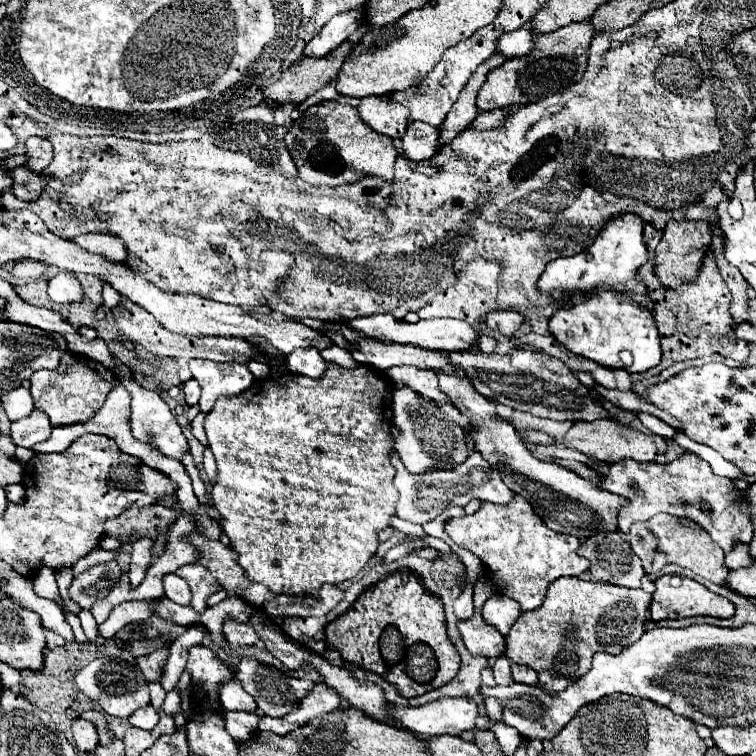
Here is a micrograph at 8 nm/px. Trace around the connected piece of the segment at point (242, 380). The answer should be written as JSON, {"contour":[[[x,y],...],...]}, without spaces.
{"contour":[[[190,360],[190,372],[202,386],[200,412],[210,412],[220,396],[236,396],[248,390],[254,382],[252,372],[240,362],[212,362],[212,360]]]}

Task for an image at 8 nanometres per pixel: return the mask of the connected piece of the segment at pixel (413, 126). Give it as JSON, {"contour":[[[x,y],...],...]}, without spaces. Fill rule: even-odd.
{"contour":[[[410,122],[402,138],[402,154],[410,160],[428,160],[440,150],[440,134],[436,126],[424,122]]]}

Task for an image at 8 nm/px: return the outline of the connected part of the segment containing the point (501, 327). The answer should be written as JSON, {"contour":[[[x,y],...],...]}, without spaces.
{"contour":[[[496,310],[486,316],[486,326],[504,336],[514,336],[522,324],[524,324],[524,316],[512,310]]]}

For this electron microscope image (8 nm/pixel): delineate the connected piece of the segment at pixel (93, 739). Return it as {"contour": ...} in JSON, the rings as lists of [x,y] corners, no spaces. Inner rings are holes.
{"contour":[[[82,718],[72,720],[72,738],[74,738],[76,748],[82,752],[92,752],[98,746],[98,732],[96,732],[94,724],[90,724]]]}

